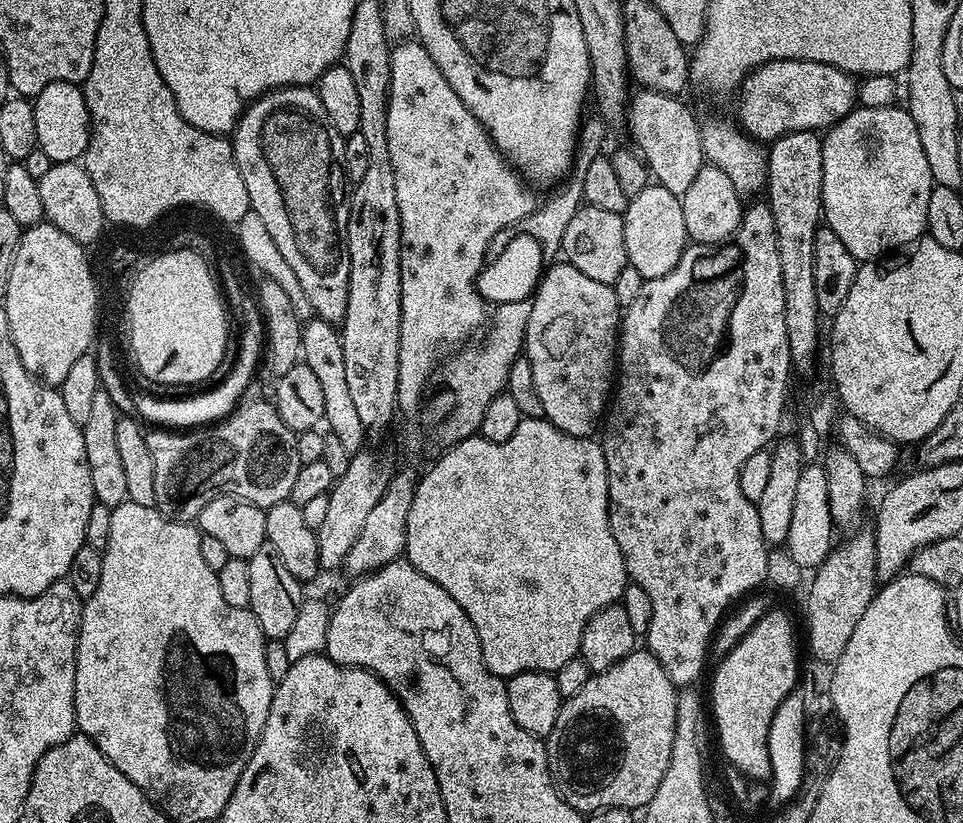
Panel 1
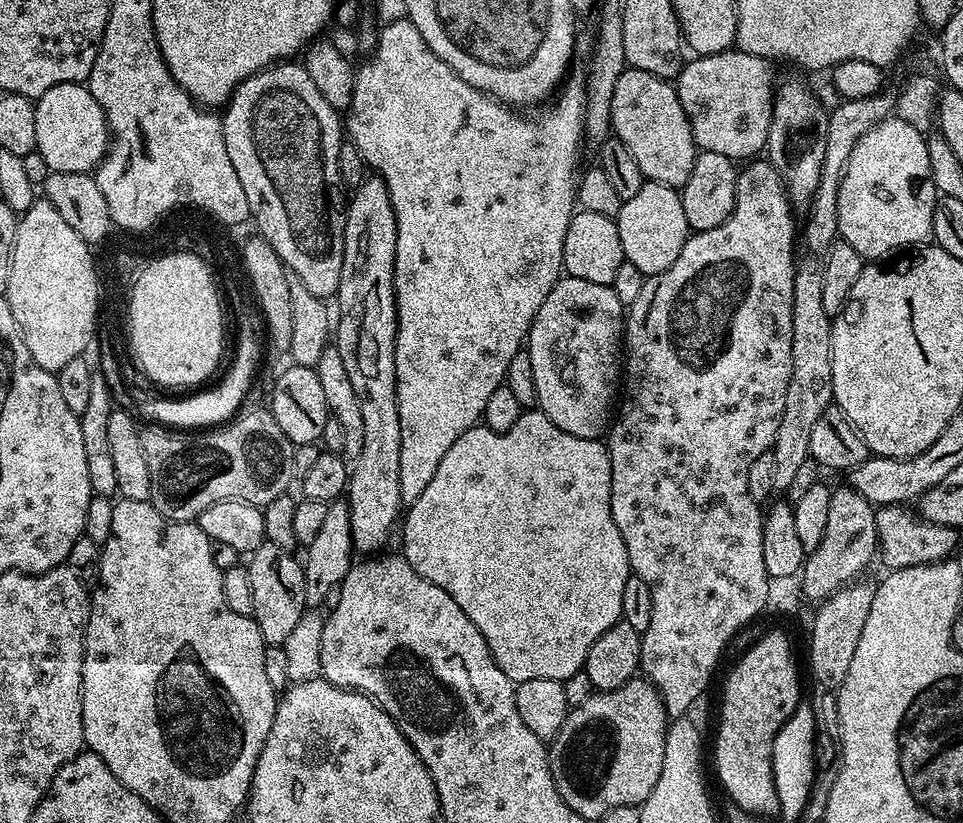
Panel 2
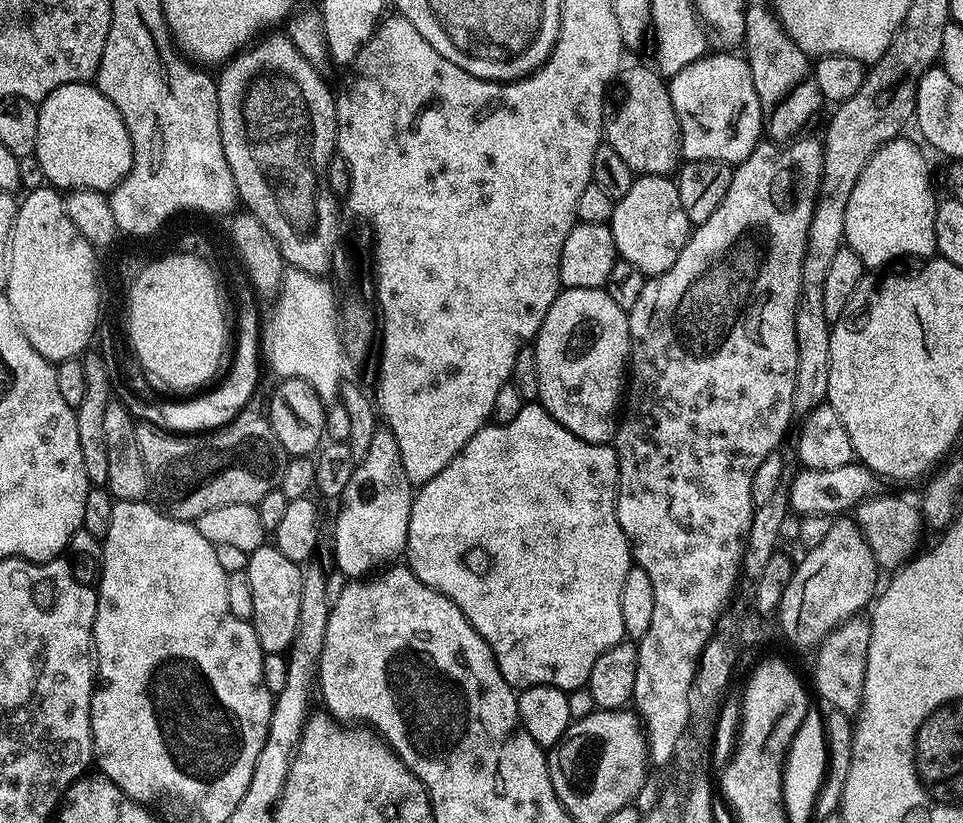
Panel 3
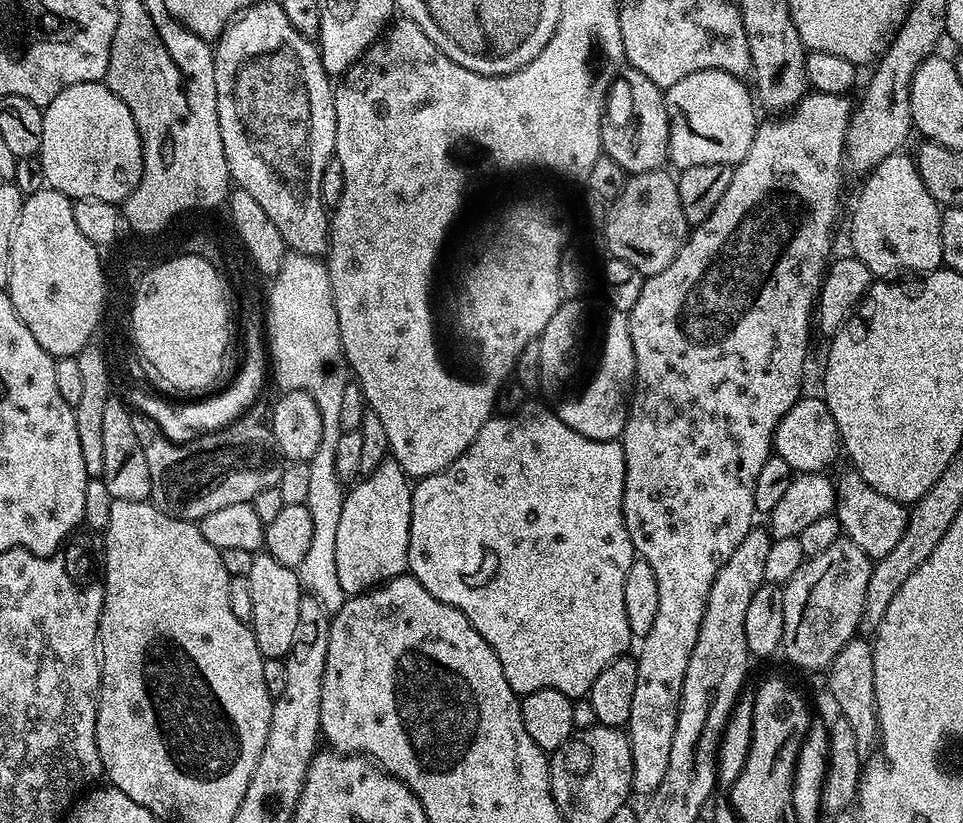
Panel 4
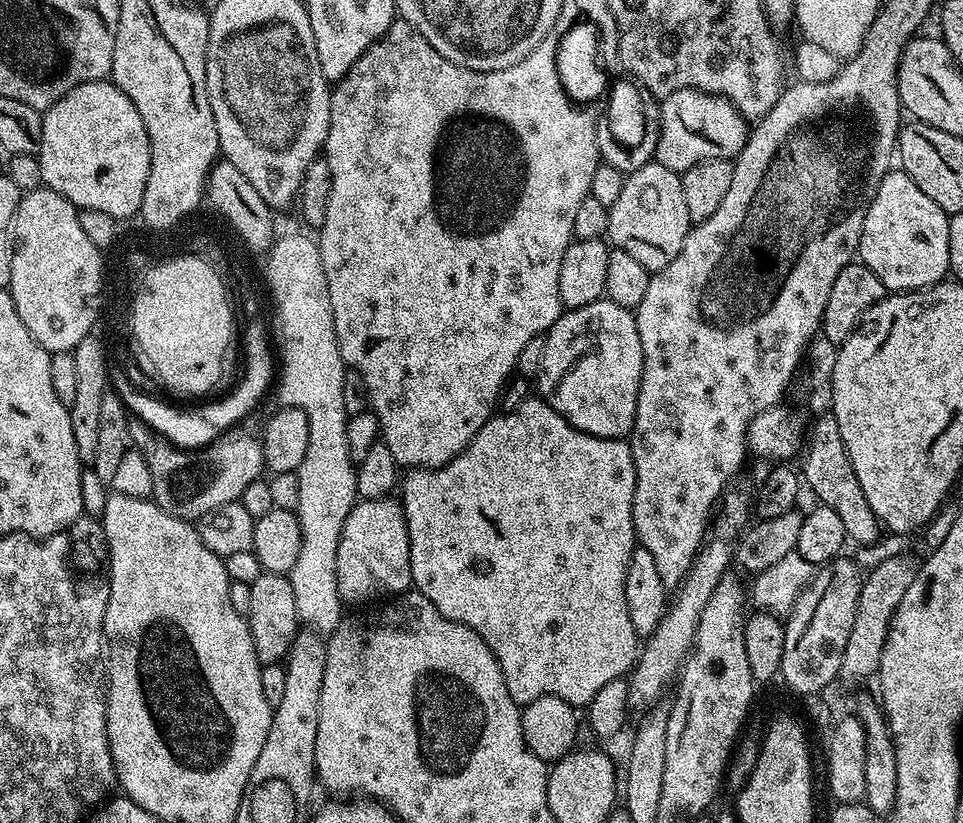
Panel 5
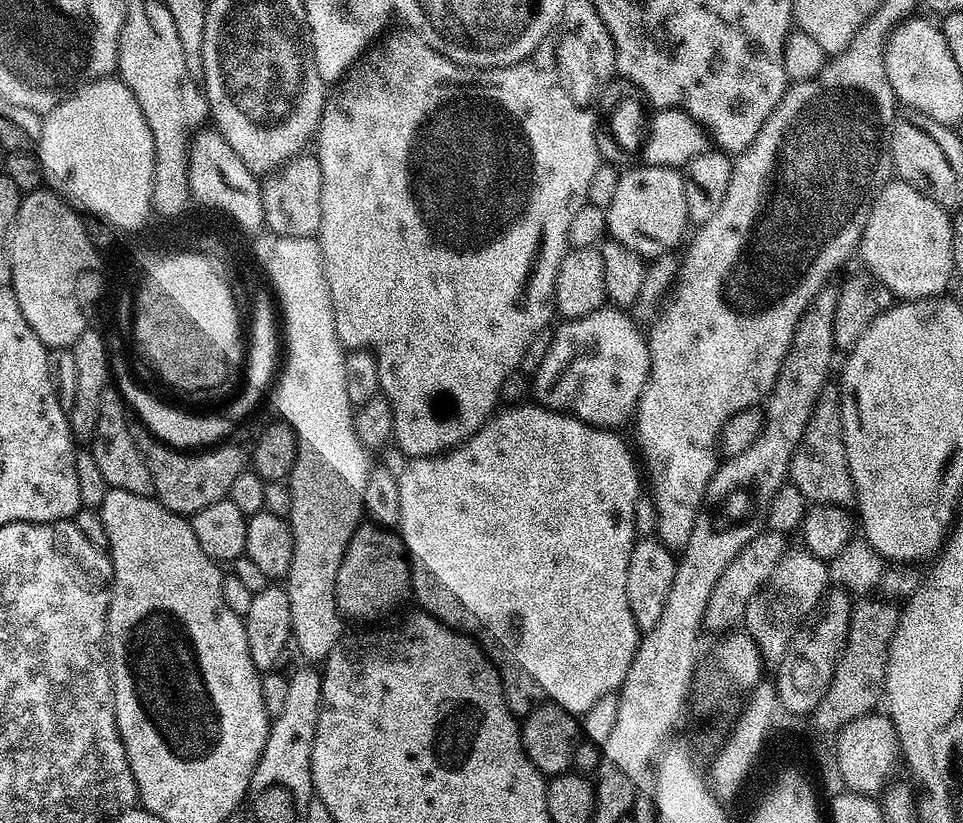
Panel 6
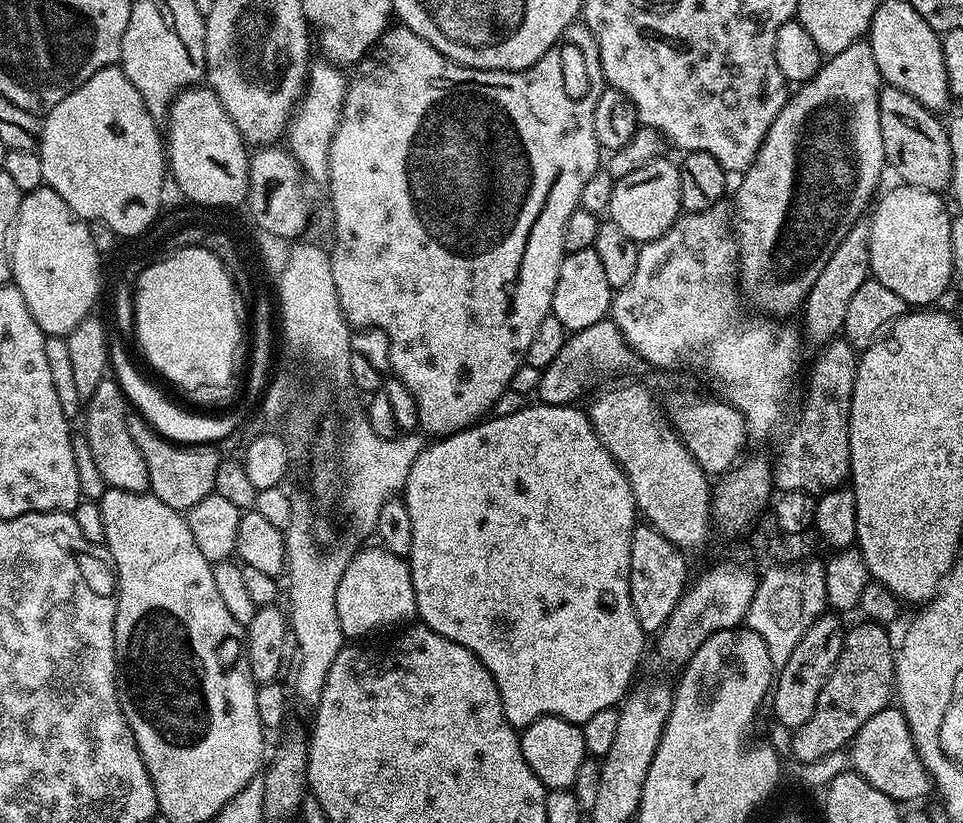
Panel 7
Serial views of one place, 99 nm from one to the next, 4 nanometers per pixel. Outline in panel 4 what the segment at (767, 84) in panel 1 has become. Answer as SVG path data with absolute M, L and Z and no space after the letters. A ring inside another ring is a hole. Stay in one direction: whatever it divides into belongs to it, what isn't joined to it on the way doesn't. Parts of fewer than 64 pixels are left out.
M698 70L694 74L686 74L682 82L674 82L674 86L666 89L664 101L670 122L668 160L673 164L671 165L673 169L679 170L703 164L735 166L742 158L746 158L746 150L750 150L750 142L754 142L758 119L756 120L757 109L754 107L753 89L749 85L747 88L744 83L741 77L730 74L726 70Z

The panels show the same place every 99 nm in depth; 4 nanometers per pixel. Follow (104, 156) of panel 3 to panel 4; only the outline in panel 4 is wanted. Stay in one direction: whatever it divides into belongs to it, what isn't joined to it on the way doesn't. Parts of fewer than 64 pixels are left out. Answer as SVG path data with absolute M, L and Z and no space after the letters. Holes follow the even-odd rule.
M86 82L85 84L70 86L66 90L62 90L62 94L58 94L58 98L54 98L54 102L50 102L48 107L43 109L43 114L42 146L38 155L42 162L42 174L46 174L47 187L58 190L73 202L85 200L86 198L98 198L98 202L110 202L111 204L119 205L127 200L128 195L134 191L142 178L142 142L138 134L138 126L134 126L134 114L130 114L130 106L126 106L126 102L122 102L122 98L118 98L118 94L114 94L108 89L107 83Z

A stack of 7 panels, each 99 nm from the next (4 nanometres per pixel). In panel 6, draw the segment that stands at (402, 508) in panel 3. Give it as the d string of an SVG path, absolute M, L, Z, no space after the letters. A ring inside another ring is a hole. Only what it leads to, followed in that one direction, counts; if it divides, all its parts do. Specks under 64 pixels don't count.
M371 522L361 523L346 546L342 566L338 566L336 579L336 605L341 617L376 622L404 595L410 592L410 565L404 541L395 531L377 528Z

